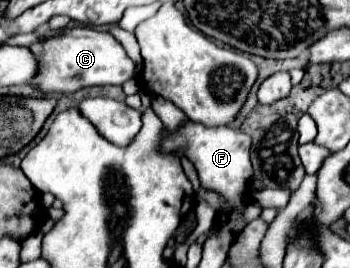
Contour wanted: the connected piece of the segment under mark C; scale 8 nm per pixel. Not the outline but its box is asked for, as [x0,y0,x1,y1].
[30,26,135,94]

